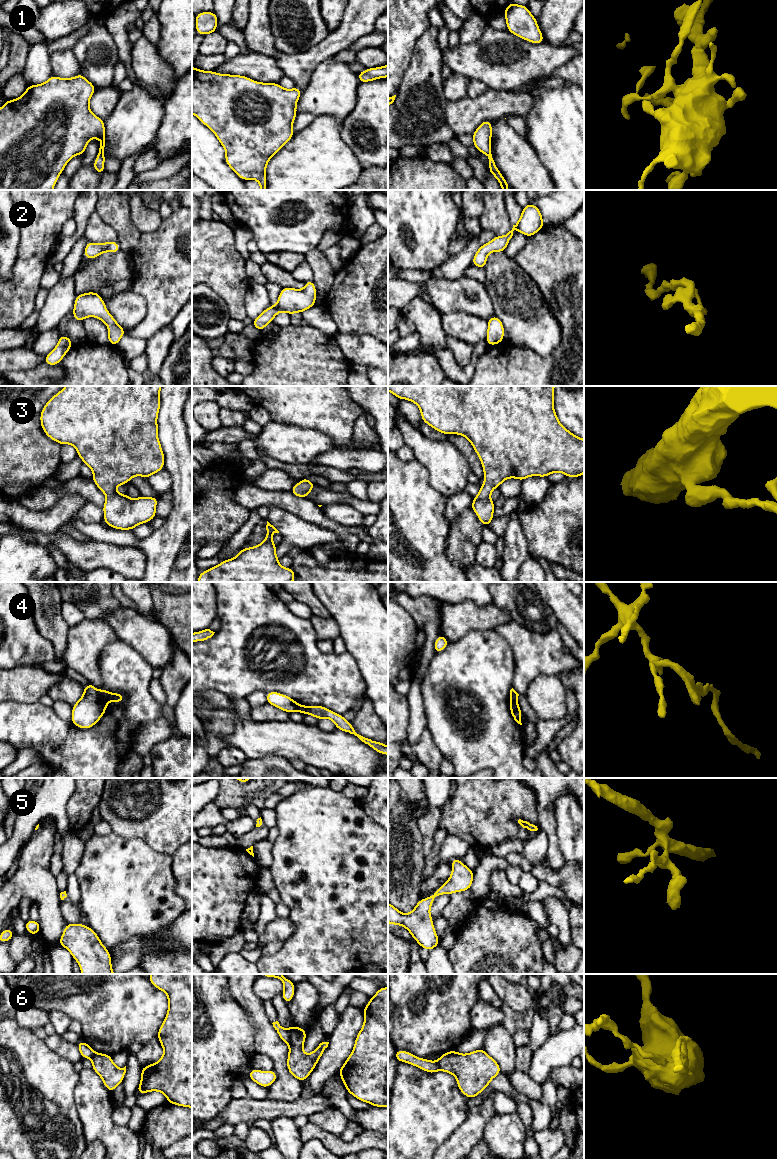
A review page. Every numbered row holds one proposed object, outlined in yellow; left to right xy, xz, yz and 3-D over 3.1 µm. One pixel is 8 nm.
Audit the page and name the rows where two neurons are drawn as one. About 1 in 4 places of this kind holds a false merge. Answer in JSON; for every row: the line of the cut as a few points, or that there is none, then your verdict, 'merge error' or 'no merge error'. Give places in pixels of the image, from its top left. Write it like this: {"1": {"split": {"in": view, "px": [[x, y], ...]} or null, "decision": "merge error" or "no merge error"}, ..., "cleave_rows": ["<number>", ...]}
{"1": {"split": null, "decision": "no merge error"}, "2": {"split": null, "decision": "no merge error"}, "3": {"split": null, "decision": "no merge error"}, "4": {"split": {"in": "xy", "px": [[98, 690], [99, 696], [105, 705]]}, "decision": "merge error"}, "5": {"split": null, "decision": "no merge error"}, "6": {"split": {"in": "xz", "px": [[289, 1029], [289, 1040], [287, 1042]]}, "decision": "merge error"}, "cleave_rows": ["4", "6"]}

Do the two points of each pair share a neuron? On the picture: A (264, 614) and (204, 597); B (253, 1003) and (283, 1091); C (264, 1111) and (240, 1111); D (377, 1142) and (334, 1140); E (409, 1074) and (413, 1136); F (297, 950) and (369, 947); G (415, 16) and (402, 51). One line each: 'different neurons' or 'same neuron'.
A: different neurons
B: same neuron
C: same neuron
D: same neuron
E: same neuron
F: same neuron
G: same neuron

